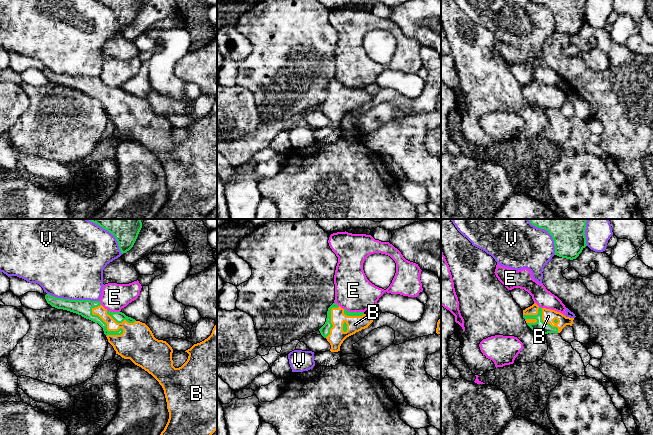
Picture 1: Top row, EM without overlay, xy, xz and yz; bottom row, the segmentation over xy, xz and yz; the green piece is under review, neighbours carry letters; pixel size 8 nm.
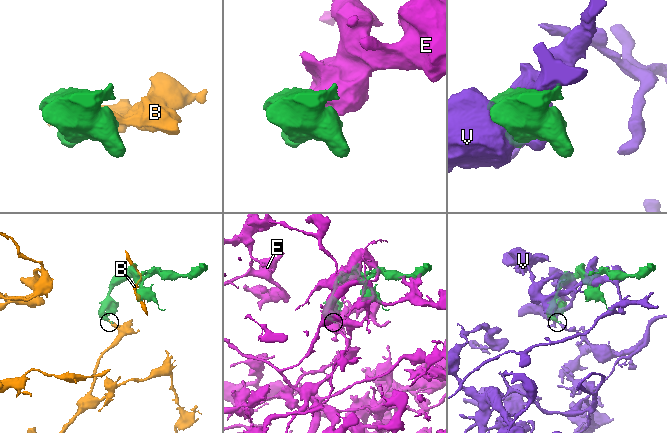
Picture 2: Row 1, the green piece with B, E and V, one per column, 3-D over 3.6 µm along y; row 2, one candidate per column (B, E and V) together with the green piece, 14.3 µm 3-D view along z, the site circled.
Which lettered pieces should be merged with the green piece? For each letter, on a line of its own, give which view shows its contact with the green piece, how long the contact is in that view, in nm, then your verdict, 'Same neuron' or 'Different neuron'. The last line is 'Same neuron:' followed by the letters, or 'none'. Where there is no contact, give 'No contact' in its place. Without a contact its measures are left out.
B: Touches green in xy. Shared border 320 nm. Same neuron
E: Touches green in xz. Shared border 170 nm. Different neuron
V: Touches green in xy. Shared border 420 nm. Different neuron
Same neuron: B

